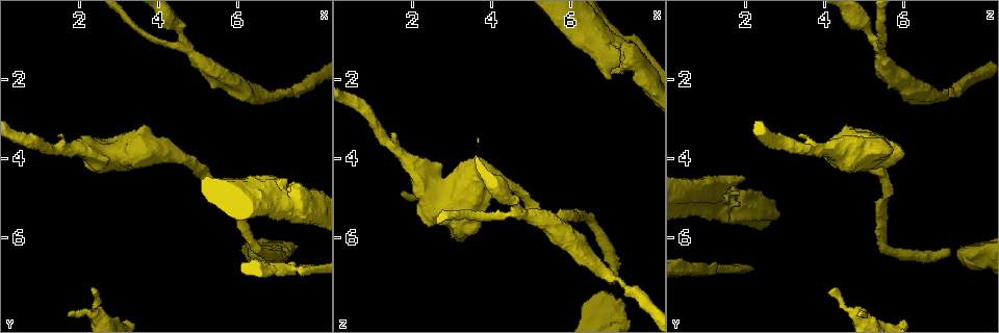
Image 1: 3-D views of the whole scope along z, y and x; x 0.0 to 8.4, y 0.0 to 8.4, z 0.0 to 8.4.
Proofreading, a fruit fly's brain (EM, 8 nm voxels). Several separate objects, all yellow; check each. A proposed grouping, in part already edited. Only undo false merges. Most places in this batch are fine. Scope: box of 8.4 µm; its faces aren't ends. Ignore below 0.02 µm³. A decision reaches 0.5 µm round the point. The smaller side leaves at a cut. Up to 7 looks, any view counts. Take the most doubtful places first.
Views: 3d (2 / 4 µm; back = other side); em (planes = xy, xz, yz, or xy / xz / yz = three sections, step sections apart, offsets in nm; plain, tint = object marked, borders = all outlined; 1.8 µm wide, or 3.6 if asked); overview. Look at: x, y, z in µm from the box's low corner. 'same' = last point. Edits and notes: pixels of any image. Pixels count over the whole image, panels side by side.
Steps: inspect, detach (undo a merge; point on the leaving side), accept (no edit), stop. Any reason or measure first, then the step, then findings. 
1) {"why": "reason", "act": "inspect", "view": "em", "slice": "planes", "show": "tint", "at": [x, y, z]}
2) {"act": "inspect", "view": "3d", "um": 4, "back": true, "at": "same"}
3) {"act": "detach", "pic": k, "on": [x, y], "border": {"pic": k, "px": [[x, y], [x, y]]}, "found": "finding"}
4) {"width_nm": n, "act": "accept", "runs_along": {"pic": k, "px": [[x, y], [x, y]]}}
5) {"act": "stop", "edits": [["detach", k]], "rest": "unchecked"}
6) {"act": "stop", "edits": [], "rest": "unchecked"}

{"act": "inspect", "view": "em", "slice": "planes", "show": "plain", "at": [7.55, 6.85, 1.25]}

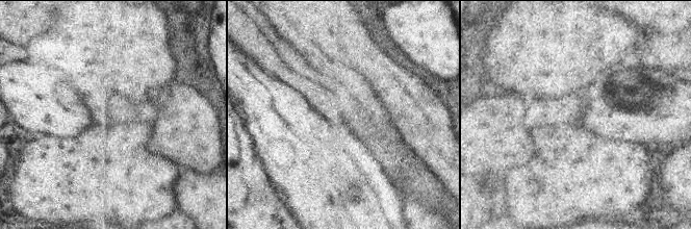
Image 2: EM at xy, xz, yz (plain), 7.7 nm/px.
{"act": "inspect", "view": "em", "slice": "planes", "show": "tint", "at": "same"}

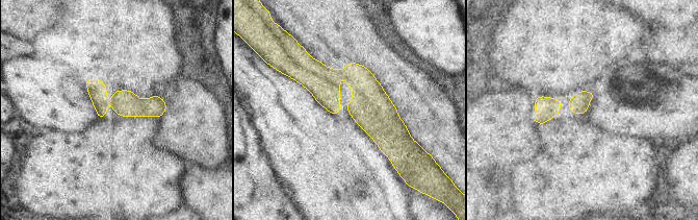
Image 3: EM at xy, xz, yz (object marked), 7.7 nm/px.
{"act": "accept", "runs_along": {"pic": 3, "px": [[299, 76], [346, 75], [403, 144]]}, "found": "continuous, no second cell"}

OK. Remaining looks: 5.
{"why": "thin arm on a thick one", "act": "inspect", "view": "3d", "um": 4, "at": [4.60, 1.15, 5.35]}

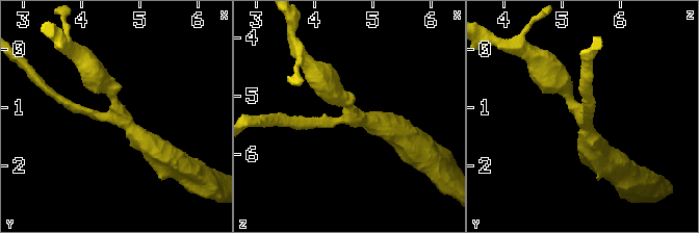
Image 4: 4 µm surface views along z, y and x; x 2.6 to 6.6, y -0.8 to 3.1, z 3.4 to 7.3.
{"act": "inspect", "view": "em", "um": 3.6, "slice": "planes", "show": "tint", "at": [4.60, 1.15, 5.40]}

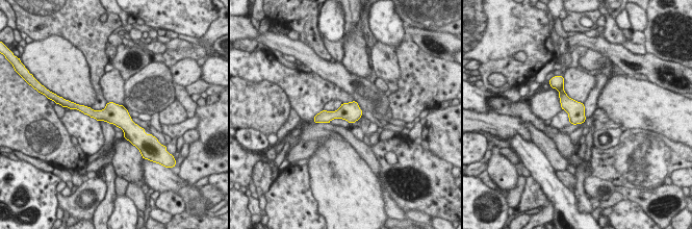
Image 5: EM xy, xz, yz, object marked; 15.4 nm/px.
{"act": "accept", "runs_along": {"pic": 5, "px": [[83, 108], [117, 115], [137, 129]]}, "found": "all the same cell"}

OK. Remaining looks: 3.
{"why": "sudden change in width", "act": "inspect", "view": "3d", "um": 4, "at": [6.65, 4.75, 1.20]}

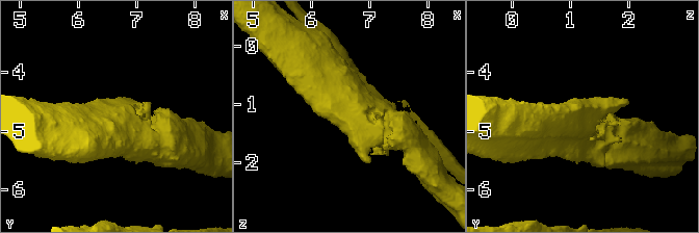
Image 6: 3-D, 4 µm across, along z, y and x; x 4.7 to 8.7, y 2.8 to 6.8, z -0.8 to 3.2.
{"arms": 3, "arm_widths_nm": [240, 420, 600], "why": "need the tissue", "act": "inspect", "view": "em", "um": 3.6, "slice": "planes", "show": "tint", "at": [6.65, 4.75, 1.25]}

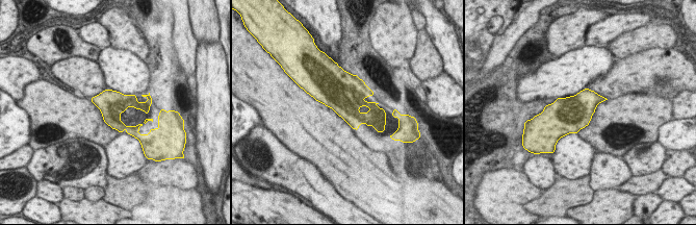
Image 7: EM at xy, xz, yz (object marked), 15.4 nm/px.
{"act": "accept", "found": "continuous, no second cell"}

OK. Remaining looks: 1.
{"act": "stop", "edits": [], "rest": "unchecked"}

